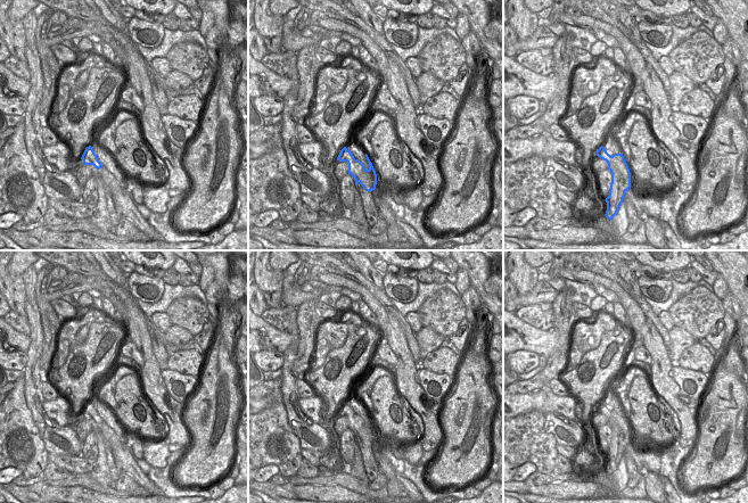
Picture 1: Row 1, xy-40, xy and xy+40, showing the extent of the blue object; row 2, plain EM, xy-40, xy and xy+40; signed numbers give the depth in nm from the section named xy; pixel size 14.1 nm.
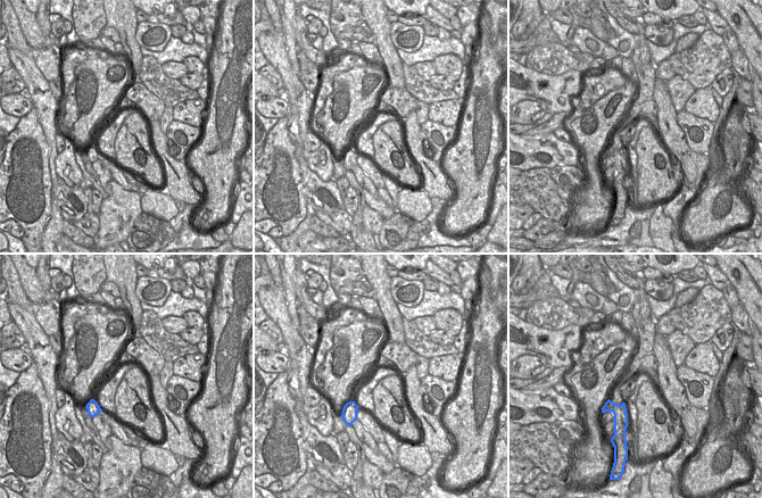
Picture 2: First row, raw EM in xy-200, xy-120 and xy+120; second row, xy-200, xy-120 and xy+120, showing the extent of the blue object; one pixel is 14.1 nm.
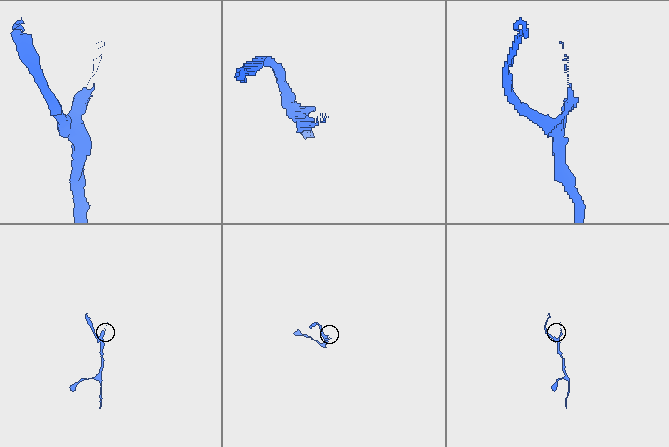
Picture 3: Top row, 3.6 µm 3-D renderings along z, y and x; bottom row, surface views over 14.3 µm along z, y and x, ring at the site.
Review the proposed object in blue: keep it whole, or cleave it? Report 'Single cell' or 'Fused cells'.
Fused cells

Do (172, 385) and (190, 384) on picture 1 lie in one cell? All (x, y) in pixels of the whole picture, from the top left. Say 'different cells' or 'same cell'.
same cell

